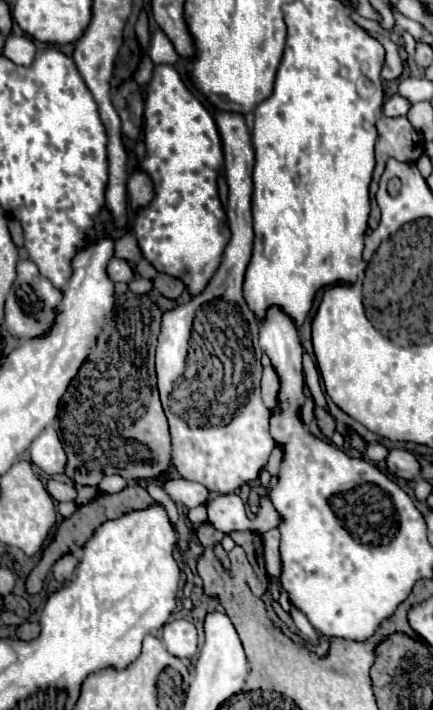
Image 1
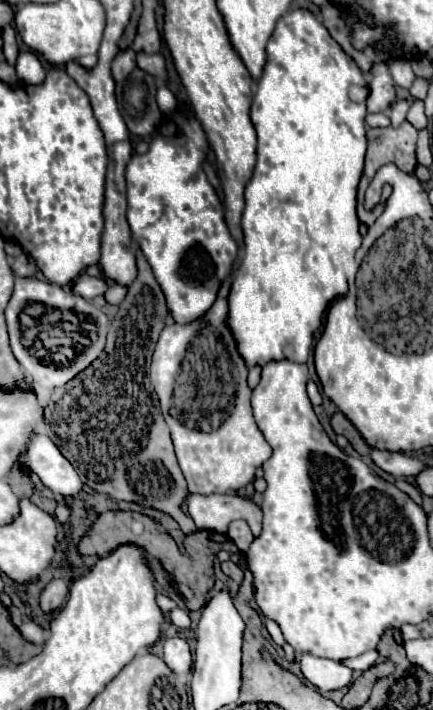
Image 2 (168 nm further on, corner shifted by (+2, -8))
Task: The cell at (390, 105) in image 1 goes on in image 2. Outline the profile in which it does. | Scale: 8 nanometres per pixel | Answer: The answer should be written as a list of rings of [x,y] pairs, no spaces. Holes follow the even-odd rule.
[[[371,113],[365,121],[369,127],[389,127],[391,125],[391,119],[387,113]]]

